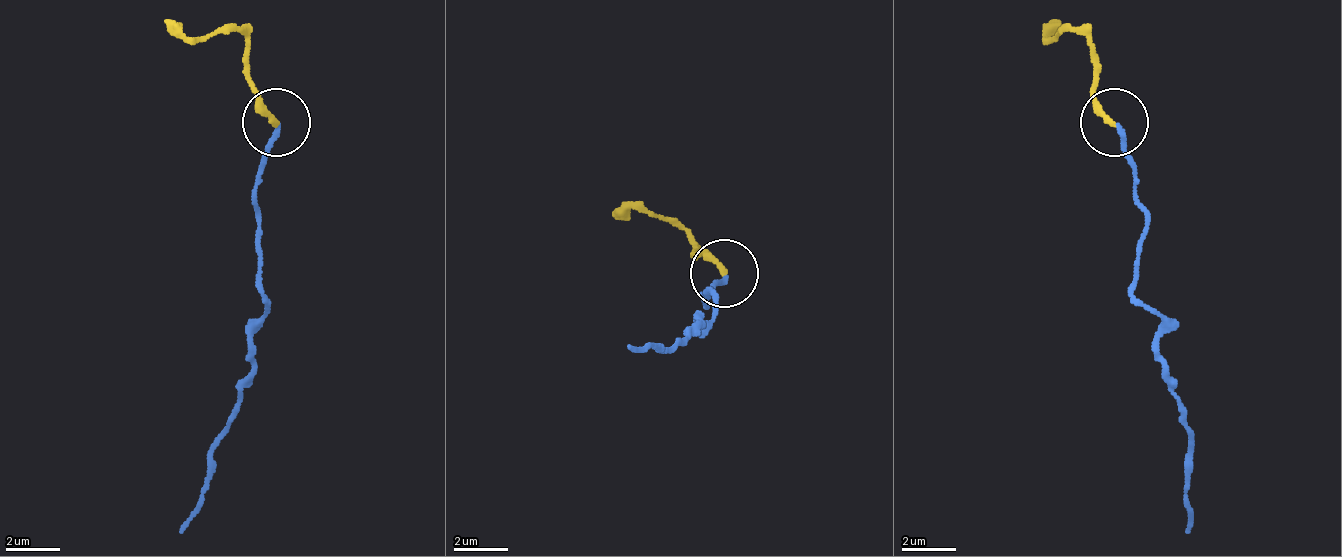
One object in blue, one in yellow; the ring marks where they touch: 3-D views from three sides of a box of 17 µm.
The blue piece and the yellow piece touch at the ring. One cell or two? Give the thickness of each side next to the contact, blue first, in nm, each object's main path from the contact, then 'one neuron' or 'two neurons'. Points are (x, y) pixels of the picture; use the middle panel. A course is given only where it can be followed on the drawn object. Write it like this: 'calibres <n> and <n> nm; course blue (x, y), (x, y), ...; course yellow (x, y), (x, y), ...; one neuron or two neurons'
calibres 170 and 240 nm; course blue (722, 278), (702, 292), (708, 305), (715, 299), (708, 319), (702, 319), (675, 346), (627, 346); course yellow (722, 271), (702, 251), (695, 251), (681, 231), (634, 204), (614, 217); one neuron

